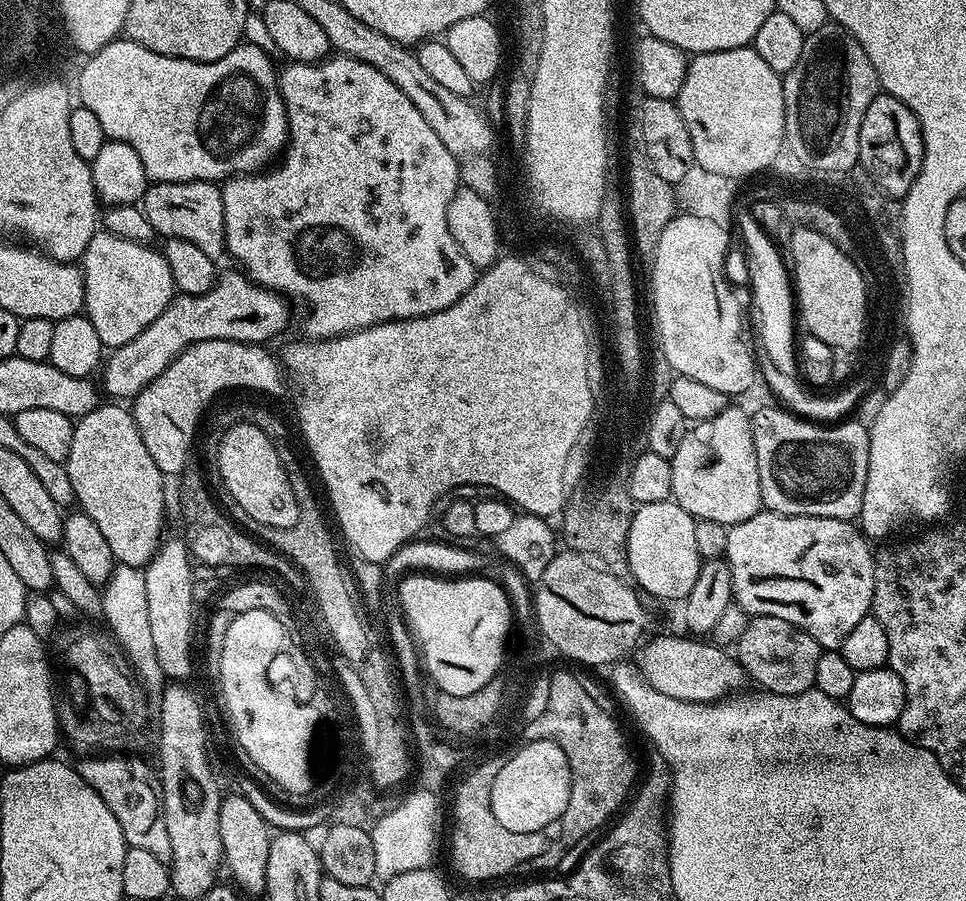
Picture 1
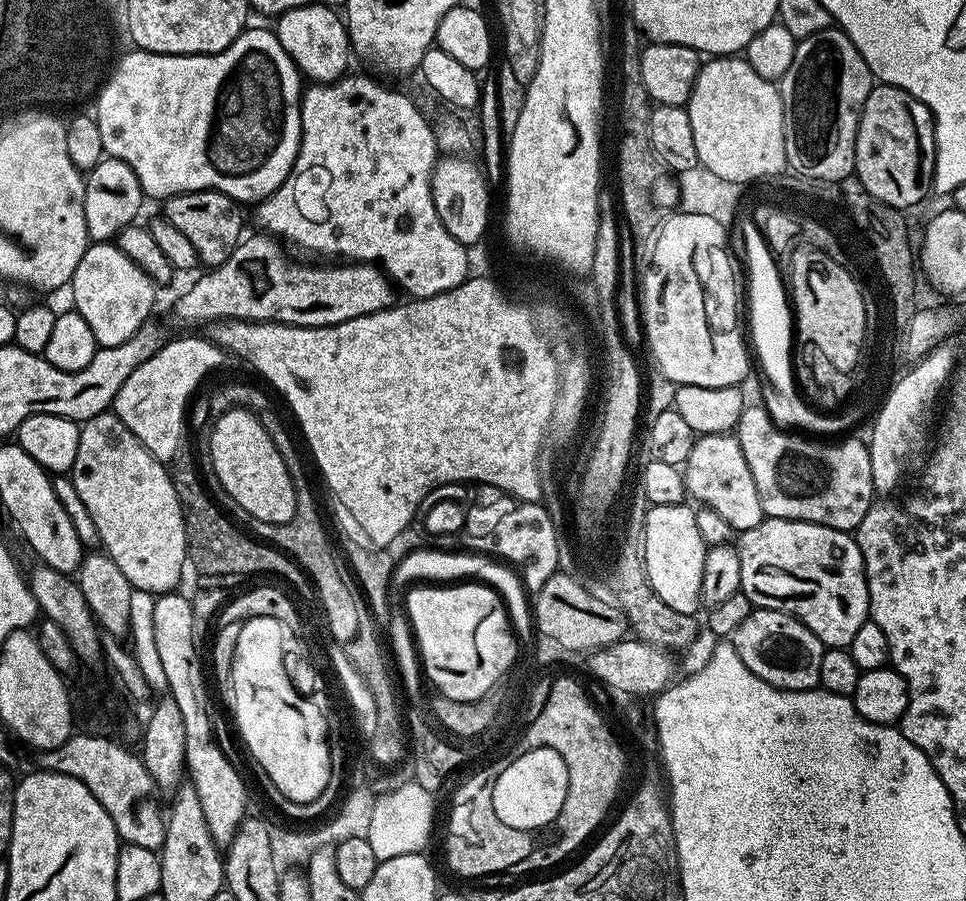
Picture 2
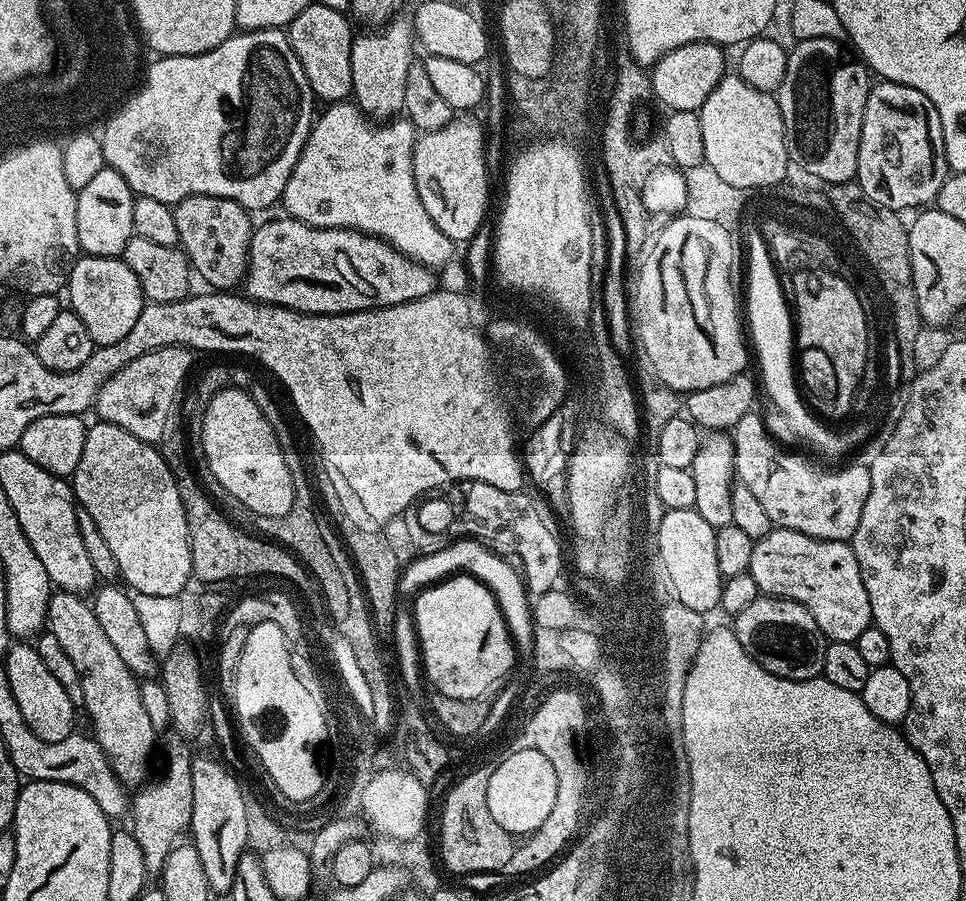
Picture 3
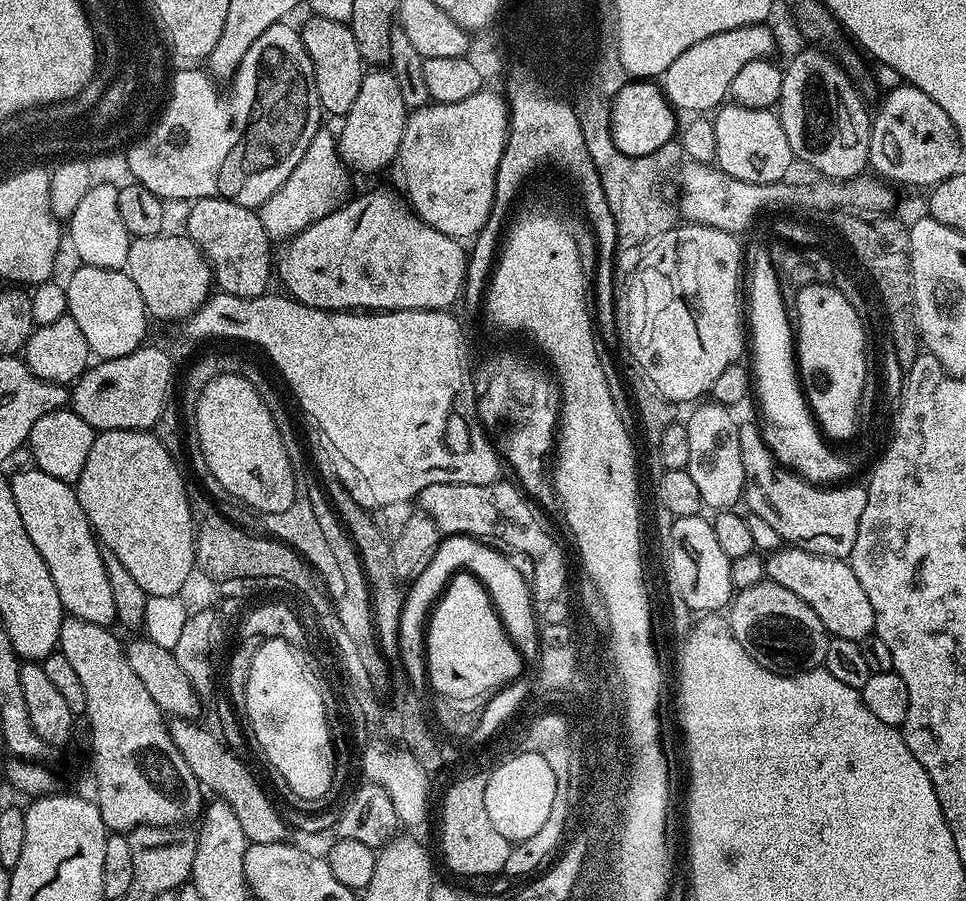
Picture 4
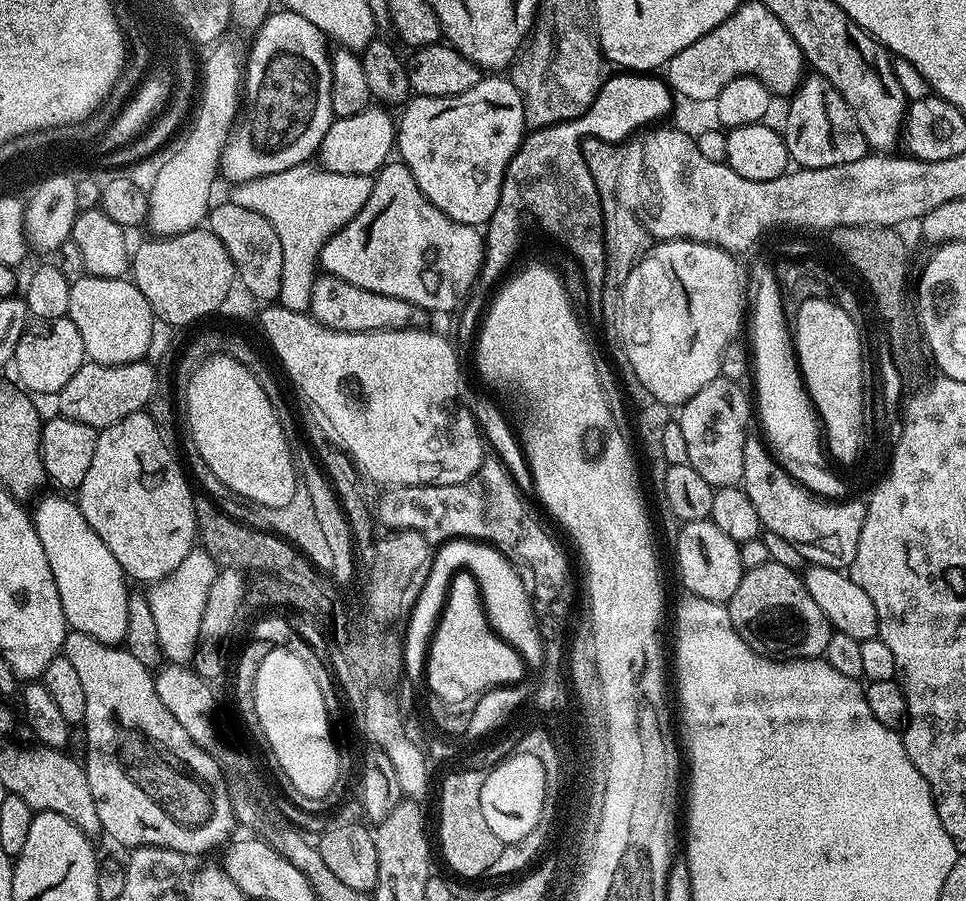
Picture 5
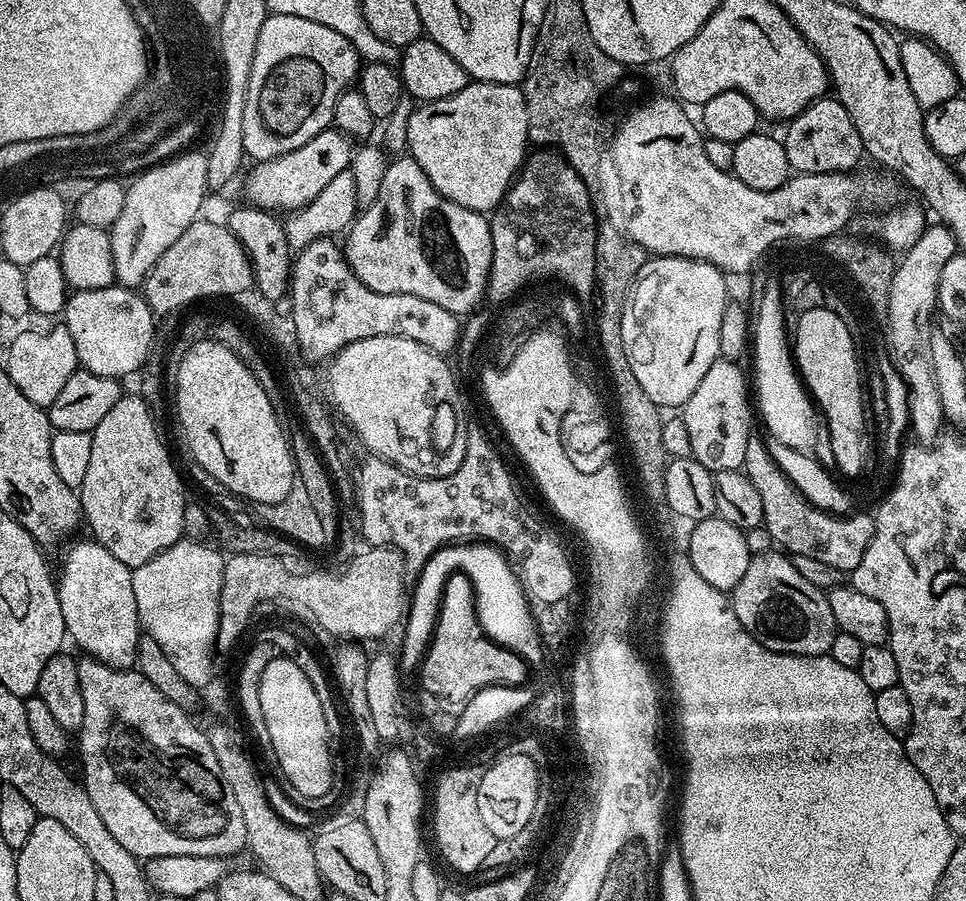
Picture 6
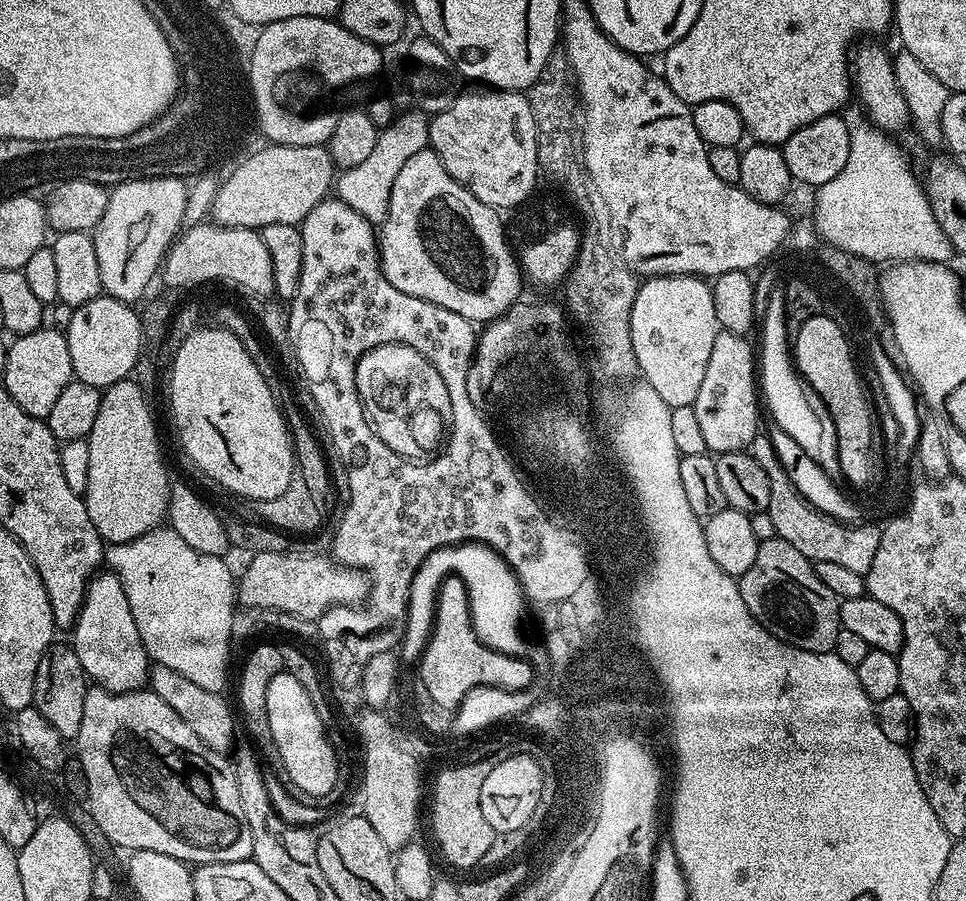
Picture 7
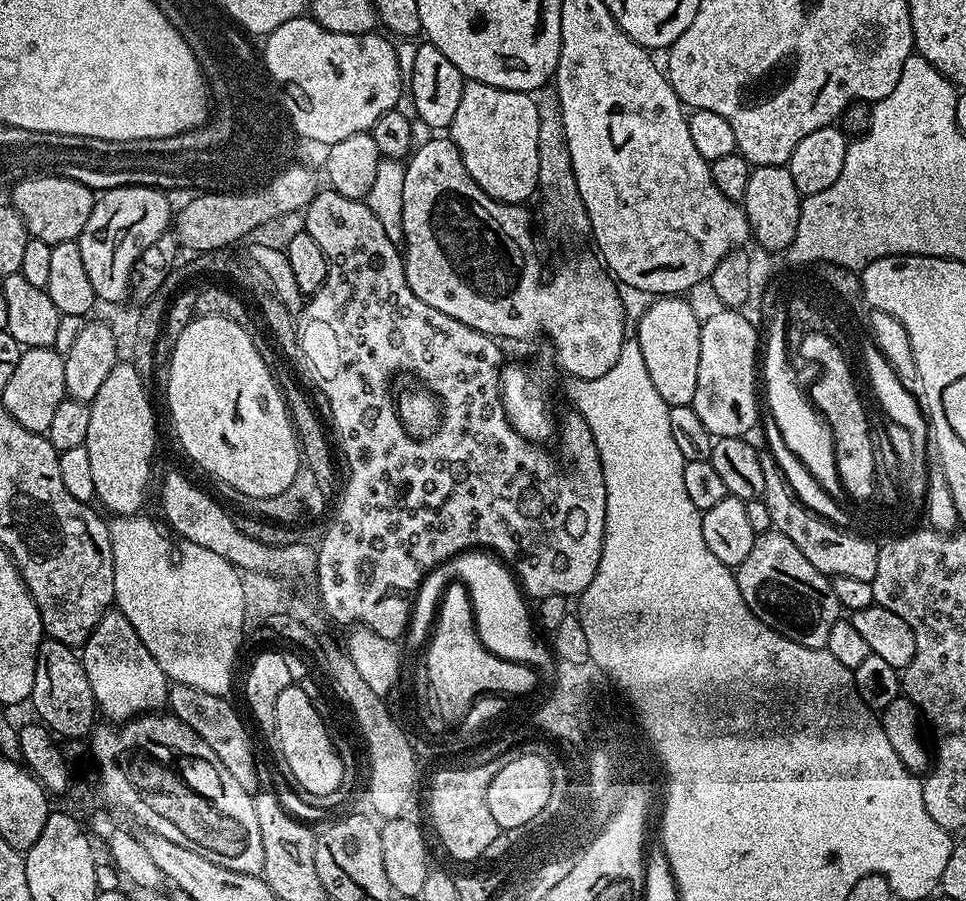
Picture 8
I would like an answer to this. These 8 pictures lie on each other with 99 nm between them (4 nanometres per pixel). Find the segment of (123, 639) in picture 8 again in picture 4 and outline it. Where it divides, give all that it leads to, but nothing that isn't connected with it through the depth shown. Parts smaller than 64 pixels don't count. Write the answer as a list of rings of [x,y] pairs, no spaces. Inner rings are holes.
[[[27,467],[21,472],[11,473],[10,490],[14,494],[22,526],[26,526],[26,534],[30,534],[30,542],[38,546],[38,554],[42,554],[50,570],[65,613],[86,622],[111,625],[116,620],[116,603],[106,578],[101,545],[78,502],[75,487],[46,474],[41,468]]]

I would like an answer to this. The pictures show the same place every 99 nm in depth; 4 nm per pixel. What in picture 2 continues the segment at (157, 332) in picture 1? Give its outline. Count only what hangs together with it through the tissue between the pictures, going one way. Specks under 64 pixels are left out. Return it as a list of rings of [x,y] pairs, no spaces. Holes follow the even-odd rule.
[[[259,234],[260,236],[245,235],[241,239],[240,244],[230,254],[230,258],[226,258],[226,262],[222,262],[217,268],[208,268],[205,276],[200,276],[180,297],[176,300],[176,316],[180,320],[185,320],[188,324],[201,324],[207,326],[217,320],[256,320],[260,324],[293,324],[299,328],[317,328],[318,326],[330,326],[338,322],[346,322],[350,318],[358,318],[366,314],[374,314],[380,312],[384,308],[392,307],[394,303],[394,285],[383,271],[375,264],[358,264],[355,262],[312,262],[316,264],[295,264],[290,257],[284,253],[285,245],[279,239],[273,238],[267,234]]]

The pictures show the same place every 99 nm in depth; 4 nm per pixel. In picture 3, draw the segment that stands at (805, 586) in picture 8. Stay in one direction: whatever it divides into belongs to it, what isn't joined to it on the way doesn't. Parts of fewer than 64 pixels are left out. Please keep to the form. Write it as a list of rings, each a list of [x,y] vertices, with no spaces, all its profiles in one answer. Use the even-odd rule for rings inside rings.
[[[761,594],[734,617],[734,631],[746,654],[770,674],[787,680],[809,680],[824,671],[829,641],[810,610],[798,602]]]

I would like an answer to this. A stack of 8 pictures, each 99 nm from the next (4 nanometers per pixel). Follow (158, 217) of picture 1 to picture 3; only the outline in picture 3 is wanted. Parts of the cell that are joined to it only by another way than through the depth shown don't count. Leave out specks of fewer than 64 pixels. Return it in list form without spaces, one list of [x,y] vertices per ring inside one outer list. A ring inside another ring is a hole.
[[[187,196],[172,208],[178,225],[179,247],[188,256],[193,273],[205,280],[212,290],[236,290],[248,275],[248,251],[254,223],[249,209],[230,198],[217,196]]]

